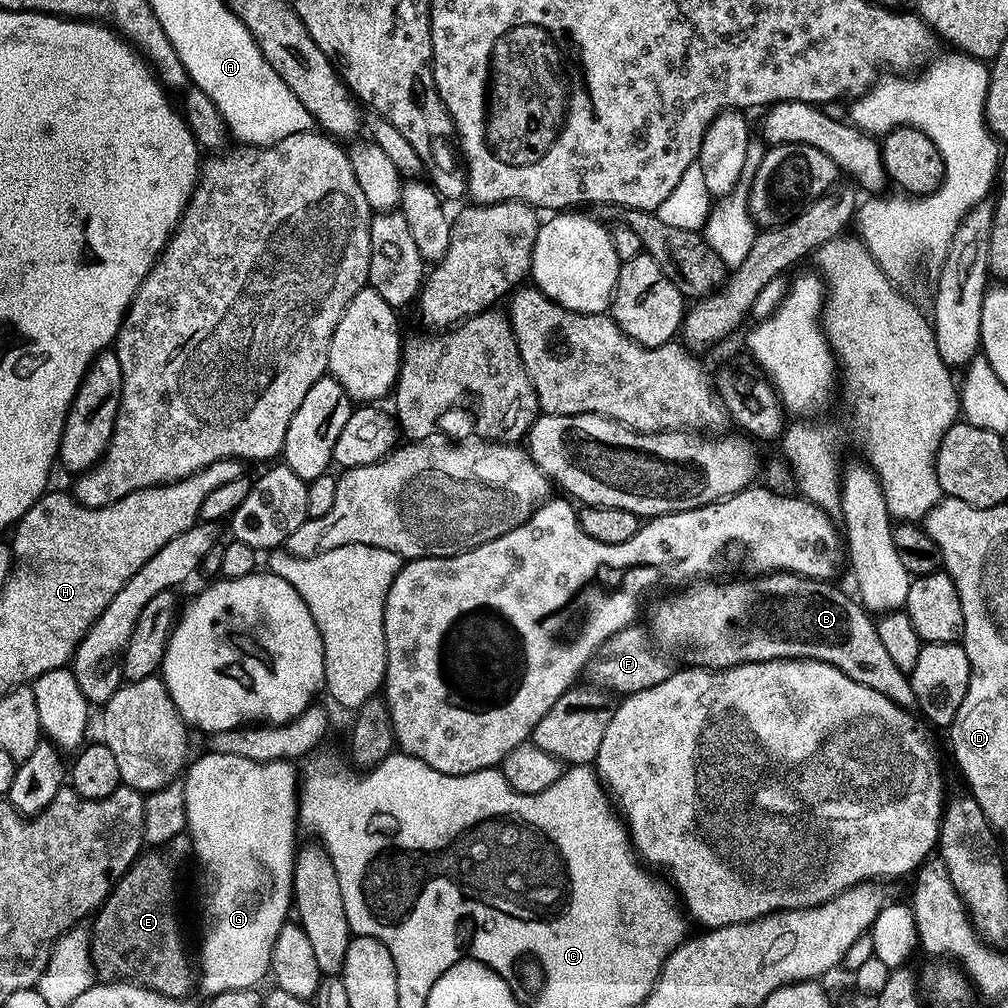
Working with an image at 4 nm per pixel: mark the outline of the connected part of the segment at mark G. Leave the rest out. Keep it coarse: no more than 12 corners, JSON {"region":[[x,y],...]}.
{"region":[[205,751],[182,776],[198,988],[256,988],[293,911],[298,772]]}

